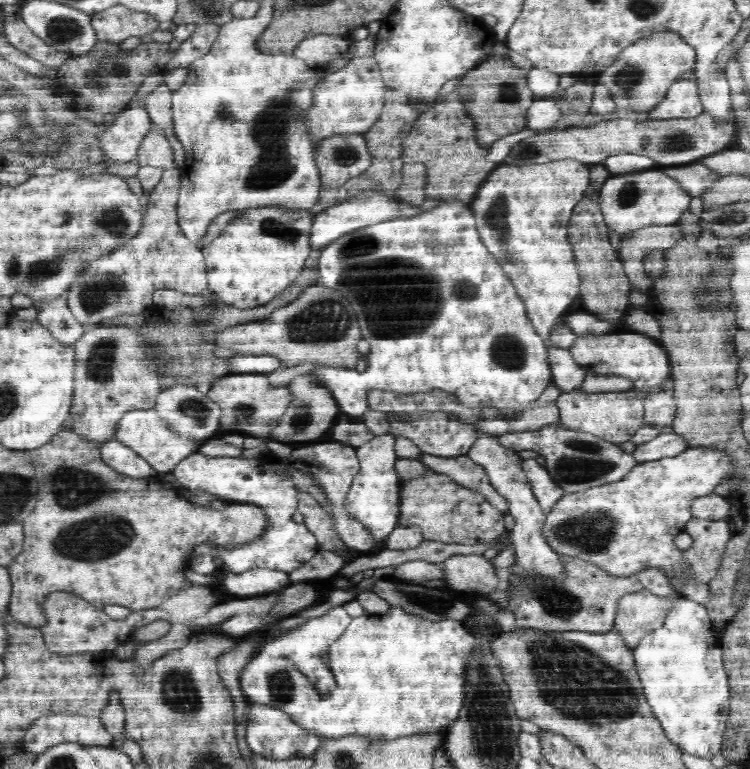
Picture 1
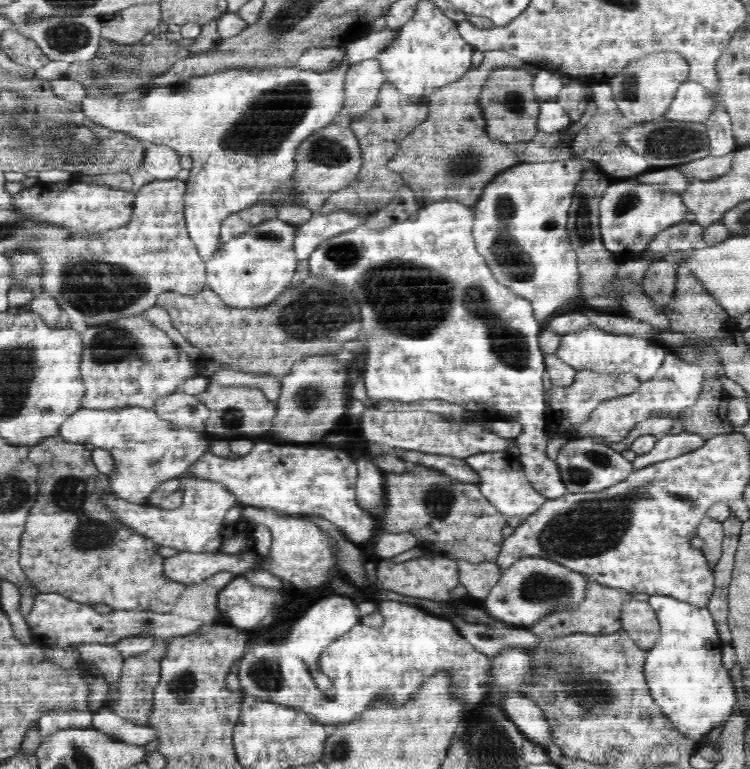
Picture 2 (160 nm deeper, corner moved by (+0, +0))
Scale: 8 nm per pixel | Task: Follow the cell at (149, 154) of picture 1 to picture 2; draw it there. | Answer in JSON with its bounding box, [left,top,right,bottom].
[142,143,181,178]

